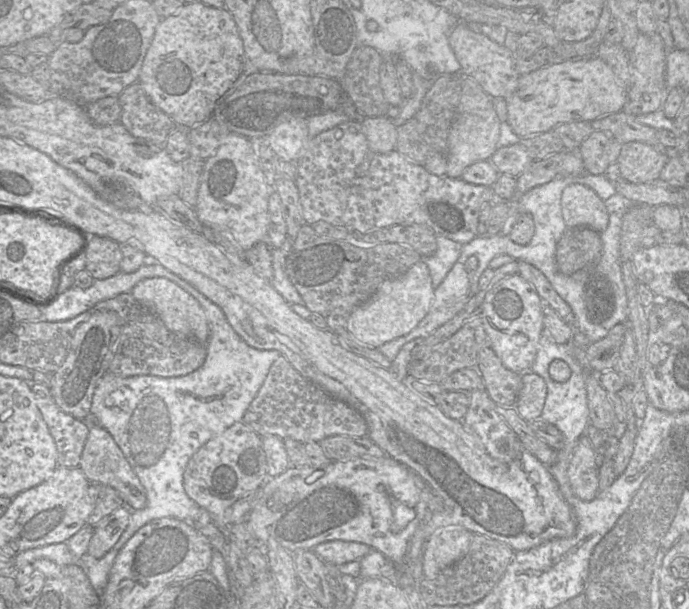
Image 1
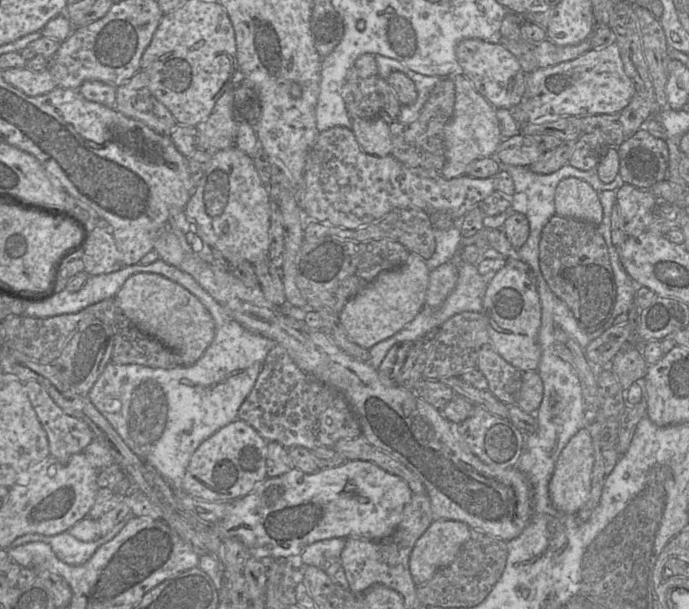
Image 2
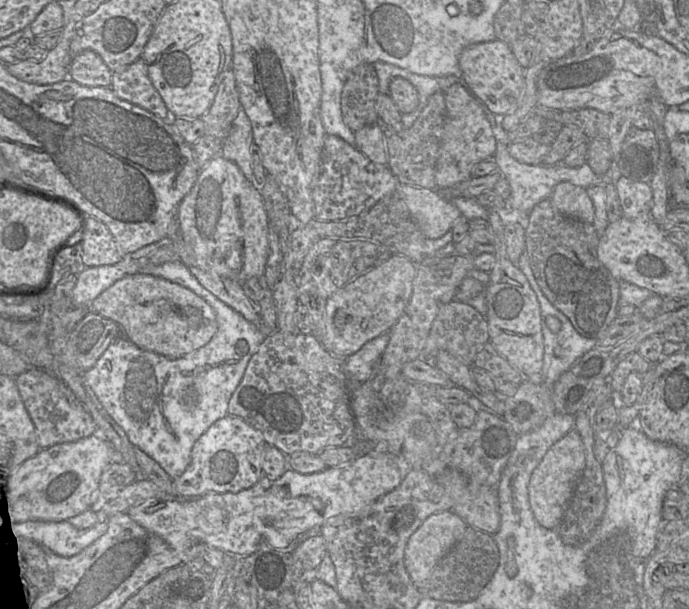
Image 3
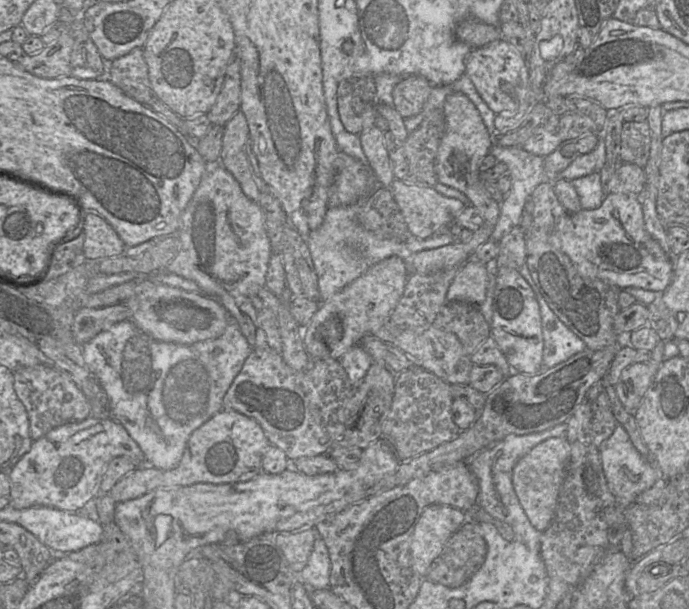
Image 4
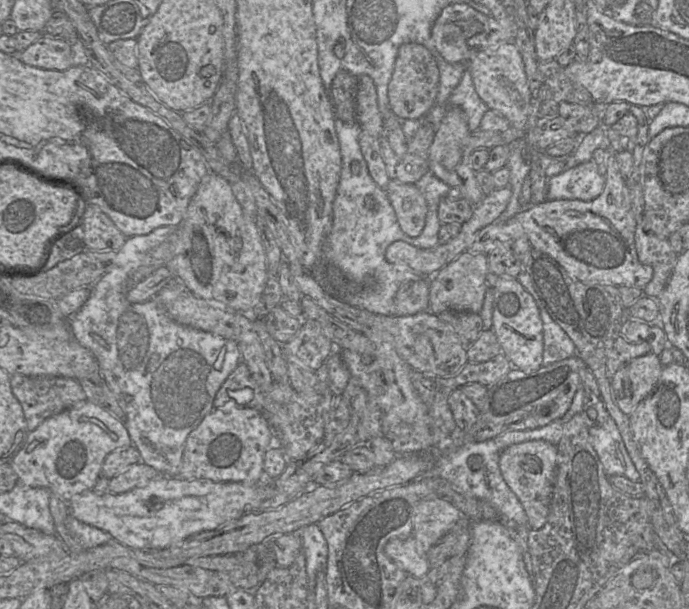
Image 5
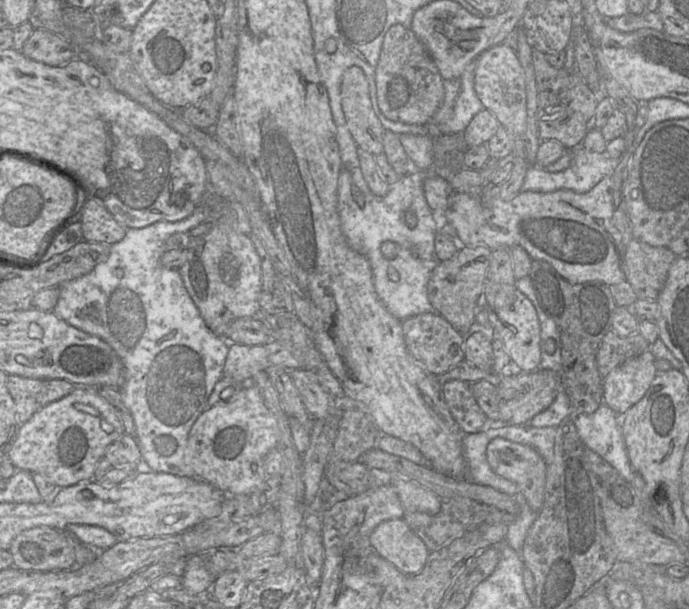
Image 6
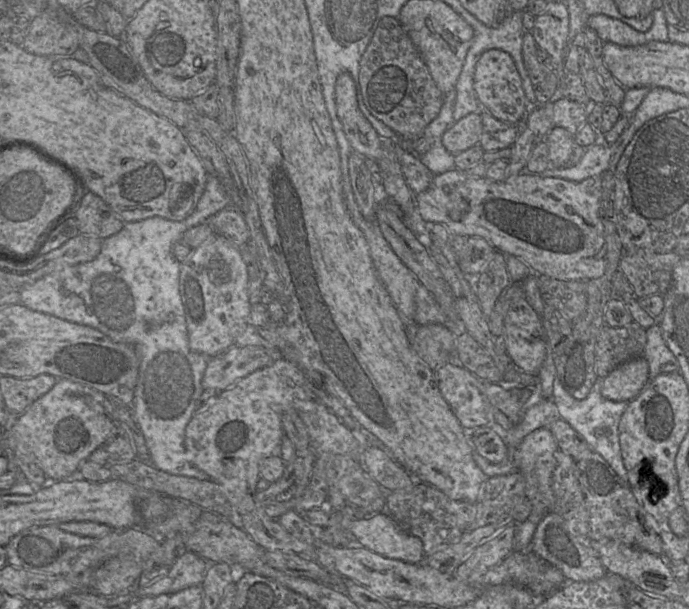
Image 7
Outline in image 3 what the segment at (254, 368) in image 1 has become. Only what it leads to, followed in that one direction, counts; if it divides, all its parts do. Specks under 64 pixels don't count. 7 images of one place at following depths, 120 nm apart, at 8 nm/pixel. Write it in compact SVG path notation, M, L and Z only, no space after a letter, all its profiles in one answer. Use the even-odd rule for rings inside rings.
M167 240L145 245L113 265L85 267L77 274L71 299L73 306L89 306L117 280L132 274L148 274L190 289L215 311L216 333L207 344L194 352L180 358L168 358L142 349L125 336L119 335L95 365L85 372L86 380L98 400L124 430L129 441L175 479L189 465L191 450L197 439L215 421L228 415L229 400L239 385L249 360L267 335L203 287L180 259L160 265L136 259L151 249L160 248ZM69 520L60 522L24 522L11 528L13 536L35 539L62 557L77 555L107 532L106 521L88 529L77 529Z

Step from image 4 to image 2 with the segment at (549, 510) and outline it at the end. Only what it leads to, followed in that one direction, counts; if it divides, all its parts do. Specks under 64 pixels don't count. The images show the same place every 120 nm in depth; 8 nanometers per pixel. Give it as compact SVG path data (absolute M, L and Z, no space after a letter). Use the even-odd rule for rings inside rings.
M582 428L568 442L559 455L549 482L549 496L556 510L563 514L576 514L588 501L591 491L592 471L595 463L593 439Z

